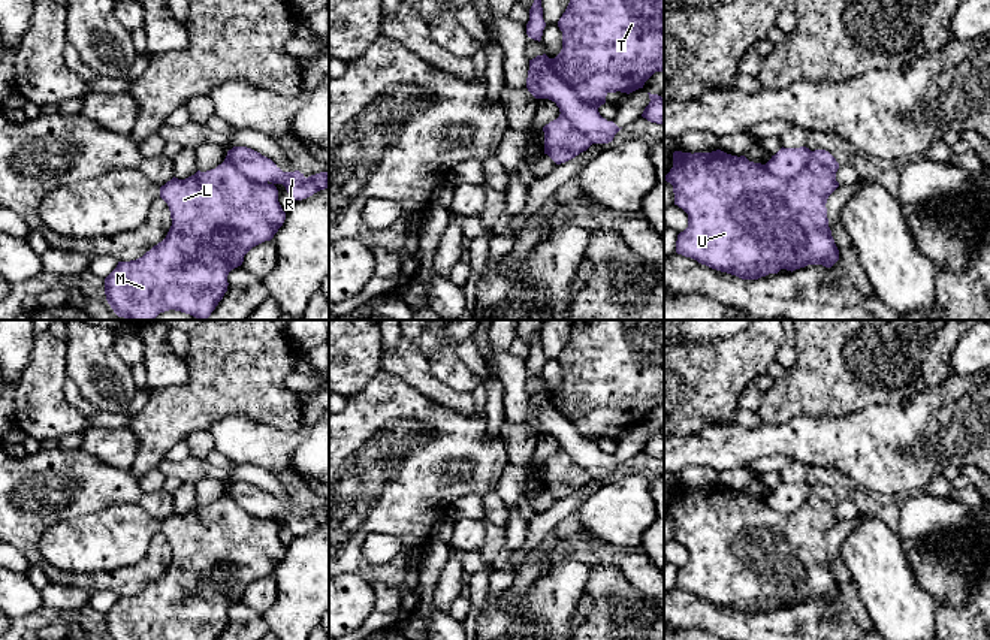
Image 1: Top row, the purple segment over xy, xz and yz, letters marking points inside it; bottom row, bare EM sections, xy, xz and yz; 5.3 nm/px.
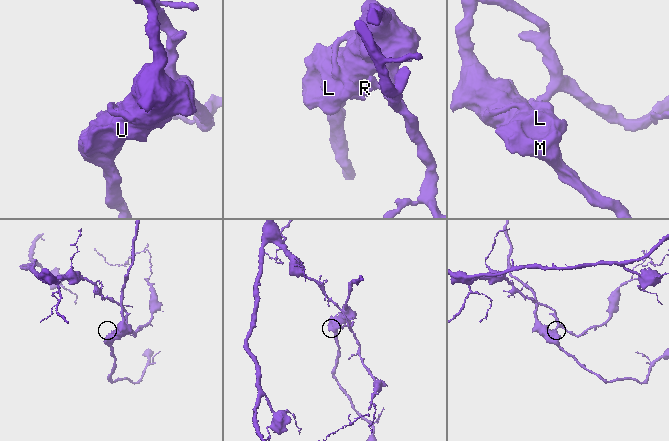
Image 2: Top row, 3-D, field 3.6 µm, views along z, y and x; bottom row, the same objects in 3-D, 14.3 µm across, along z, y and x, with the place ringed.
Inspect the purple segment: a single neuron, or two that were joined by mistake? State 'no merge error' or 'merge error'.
merge error

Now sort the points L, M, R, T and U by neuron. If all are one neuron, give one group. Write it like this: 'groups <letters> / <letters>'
groups L M T U / R

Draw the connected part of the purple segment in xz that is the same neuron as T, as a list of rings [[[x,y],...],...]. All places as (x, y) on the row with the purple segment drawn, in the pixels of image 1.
[[[570,0],[558,27],[562,49],[550,60],[550,67],[582,102],[597,109],[606,103],[609,93],[630,94],[643,88],[655,72],[664,72],[664,0]]]

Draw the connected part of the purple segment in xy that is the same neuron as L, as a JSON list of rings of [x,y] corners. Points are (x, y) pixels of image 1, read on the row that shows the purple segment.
[[[229,156],[215,169],[178,179],[172,178],[160,187],[160,197],[167,203],[172,226],[166,238],[130,262],[118,262],[105,278],[106,301],[118,317],[126,320],[154,320],[160,313],[175,310],[206,320],[227,292],[227,275],[244,262],[244,256],[256,245],[271,241],[286,220],[274,184],[257,182],[241,173]]]

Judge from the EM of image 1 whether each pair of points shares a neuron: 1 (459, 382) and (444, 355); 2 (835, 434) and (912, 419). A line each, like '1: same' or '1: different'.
1: same
2: same

